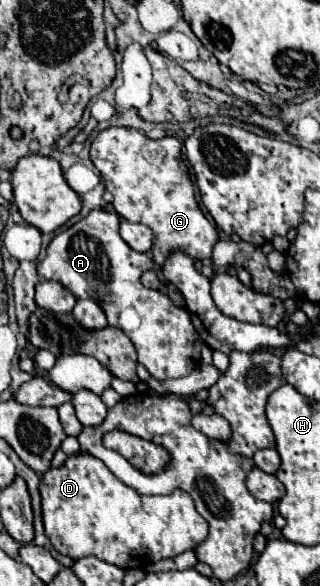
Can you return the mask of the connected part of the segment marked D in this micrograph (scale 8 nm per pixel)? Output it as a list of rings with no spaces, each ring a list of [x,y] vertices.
[[[77,452],[73,456],[67,456],[61,468],[49,468],[43,474],[39,492],[41,492],[45,534],[59,554],[69,556],[73,560],[95,556],[123,570],[147,568],[157,560],[173,558],[185,550],[195,550],[207,538],[207,522],[195,510],[195,504],[187,492],[177,488],[165,496],[139,494],[137,490],[117,480],[113,472],[99,458],[87,452]]]

